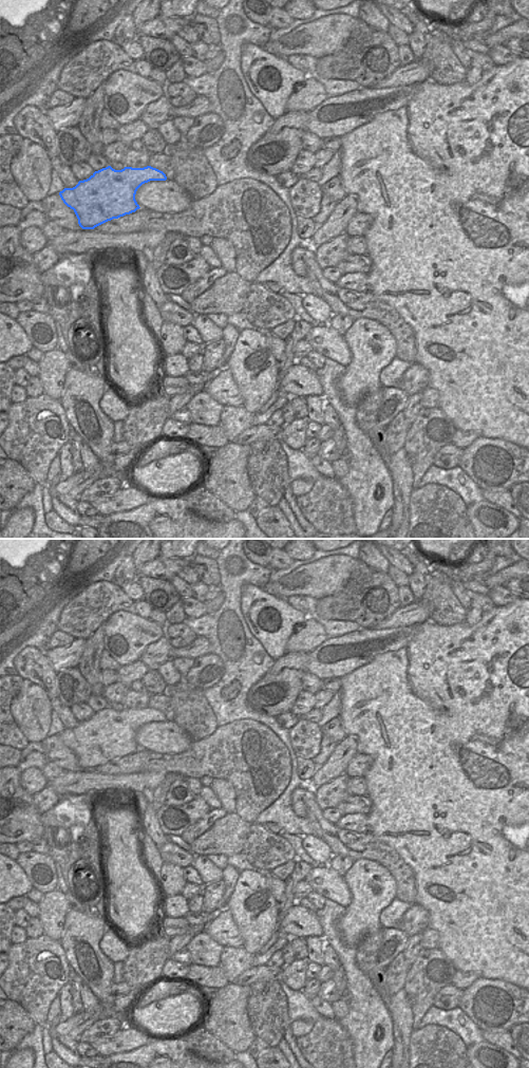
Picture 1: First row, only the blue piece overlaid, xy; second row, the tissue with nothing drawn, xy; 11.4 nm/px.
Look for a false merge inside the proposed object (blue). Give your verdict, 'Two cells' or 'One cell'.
One cell.

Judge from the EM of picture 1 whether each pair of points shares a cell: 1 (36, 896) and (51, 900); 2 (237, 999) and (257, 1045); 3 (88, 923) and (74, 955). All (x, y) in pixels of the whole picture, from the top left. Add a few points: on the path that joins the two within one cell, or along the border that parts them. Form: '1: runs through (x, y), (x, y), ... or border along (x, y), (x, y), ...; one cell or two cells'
1: border along (43, 894), (43, 897), (37, 903); two cells
2: border along (254, 1036), (247, 1051); two cells
3: runs through (80, 931), (73, 939), (73, 948); one cell

